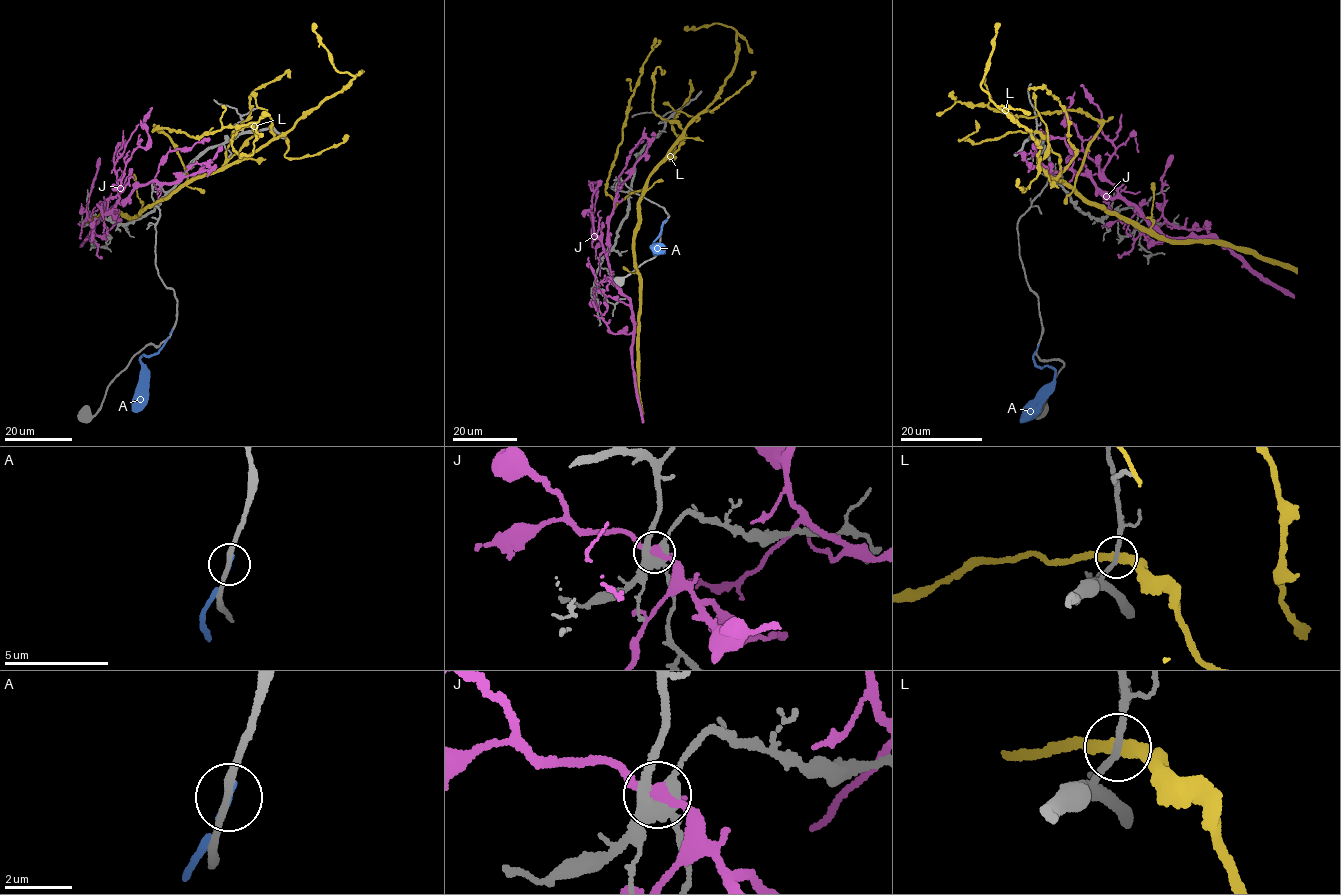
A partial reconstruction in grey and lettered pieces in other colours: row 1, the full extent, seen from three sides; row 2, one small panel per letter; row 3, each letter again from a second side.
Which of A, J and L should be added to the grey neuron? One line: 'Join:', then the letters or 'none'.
Join: none

